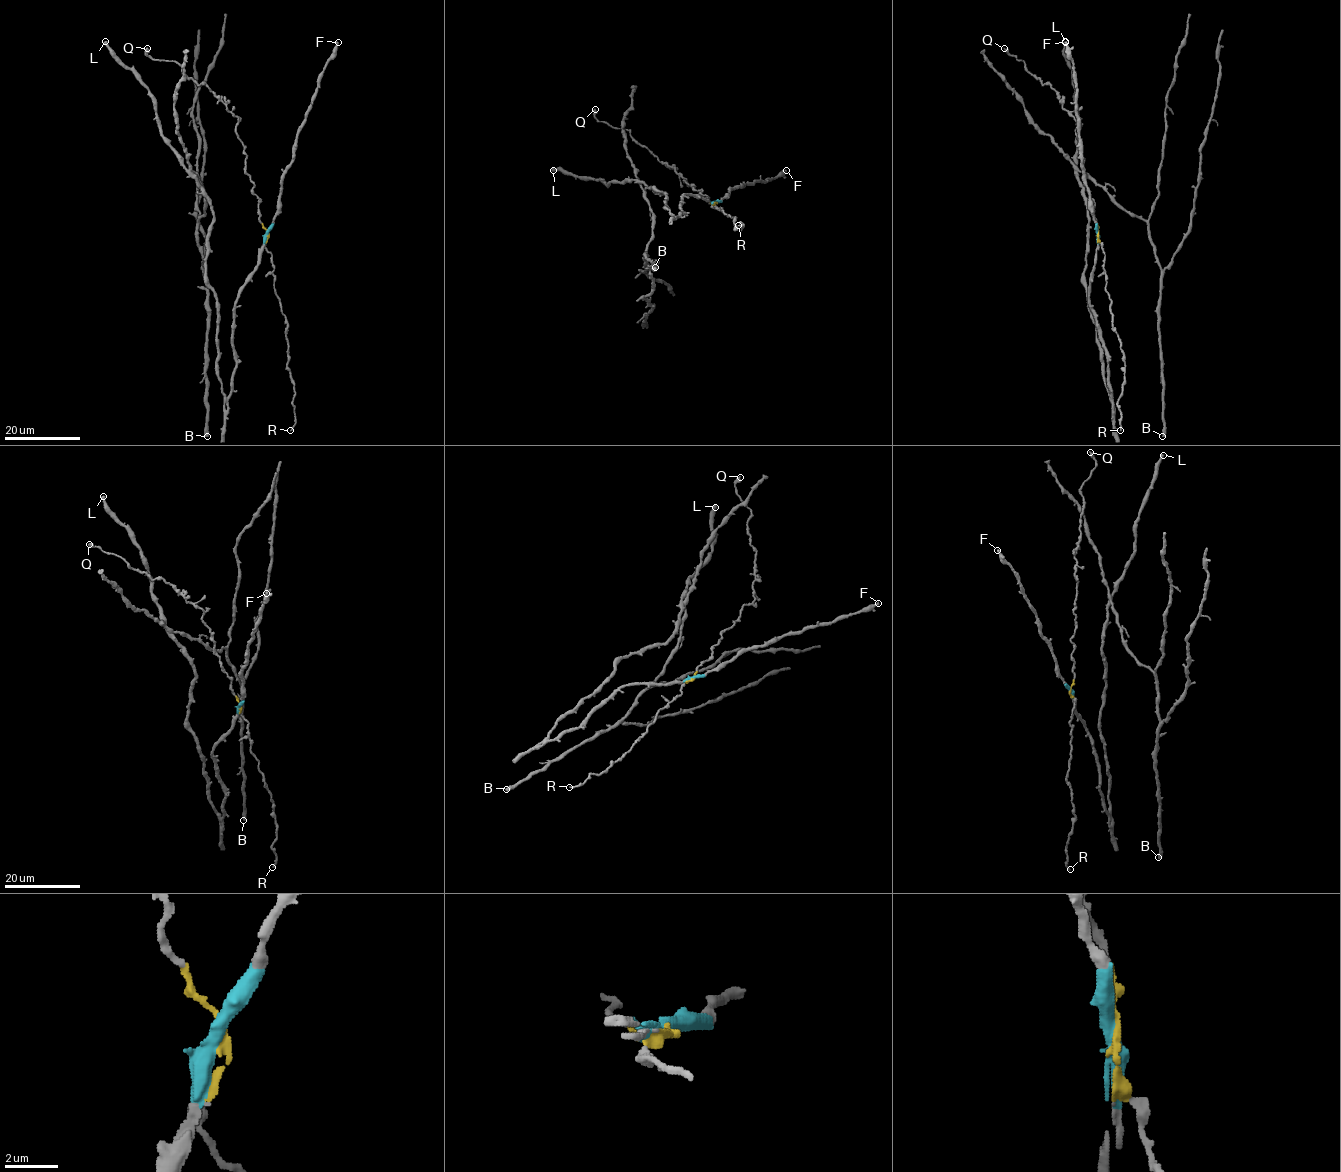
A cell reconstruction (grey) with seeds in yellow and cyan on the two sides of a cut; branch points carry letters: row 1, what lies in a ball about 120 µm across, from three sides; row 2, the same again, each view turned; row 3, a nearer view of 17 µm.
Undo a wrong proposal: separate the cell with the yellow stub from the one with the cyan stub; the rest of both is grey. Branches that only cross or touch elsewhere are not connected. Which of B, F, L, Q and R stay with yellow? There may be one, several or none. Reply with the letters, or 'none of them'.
Q, R

